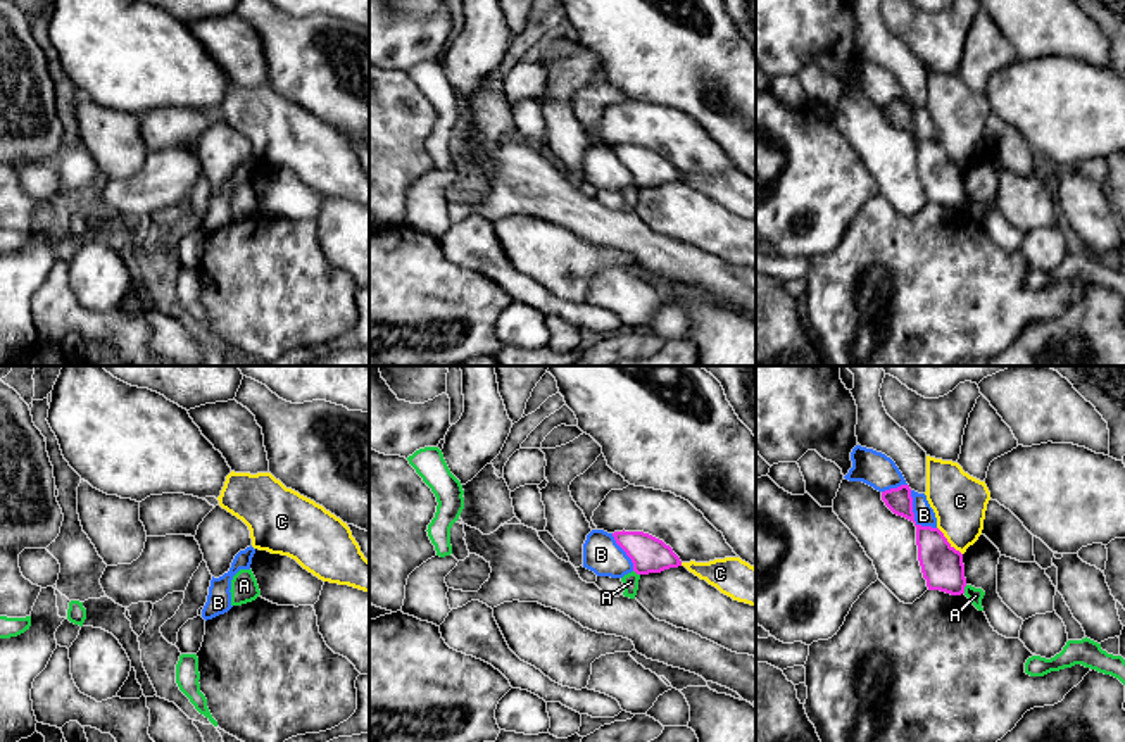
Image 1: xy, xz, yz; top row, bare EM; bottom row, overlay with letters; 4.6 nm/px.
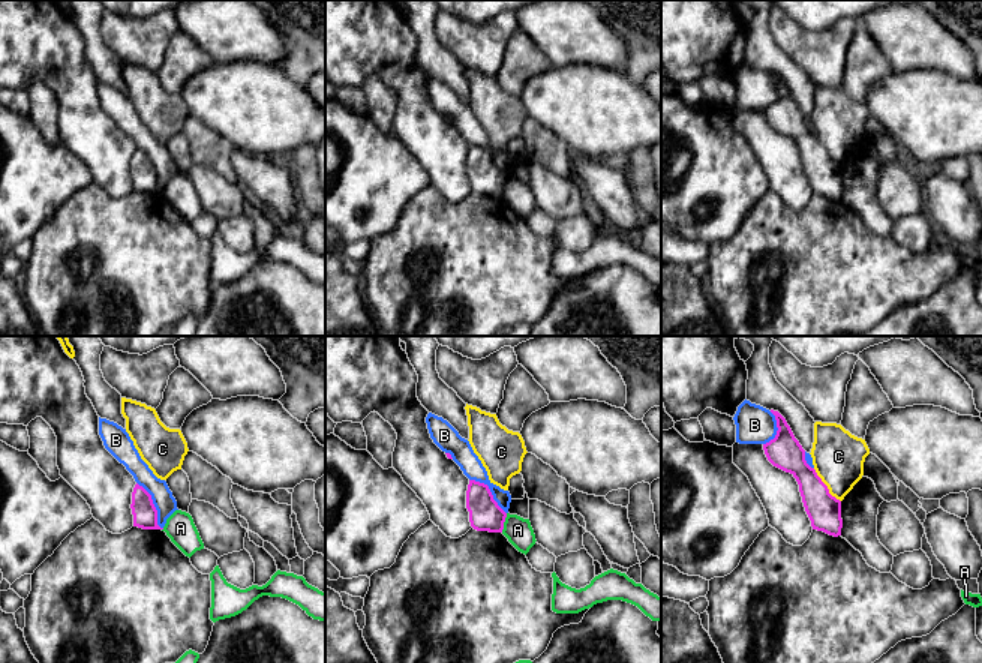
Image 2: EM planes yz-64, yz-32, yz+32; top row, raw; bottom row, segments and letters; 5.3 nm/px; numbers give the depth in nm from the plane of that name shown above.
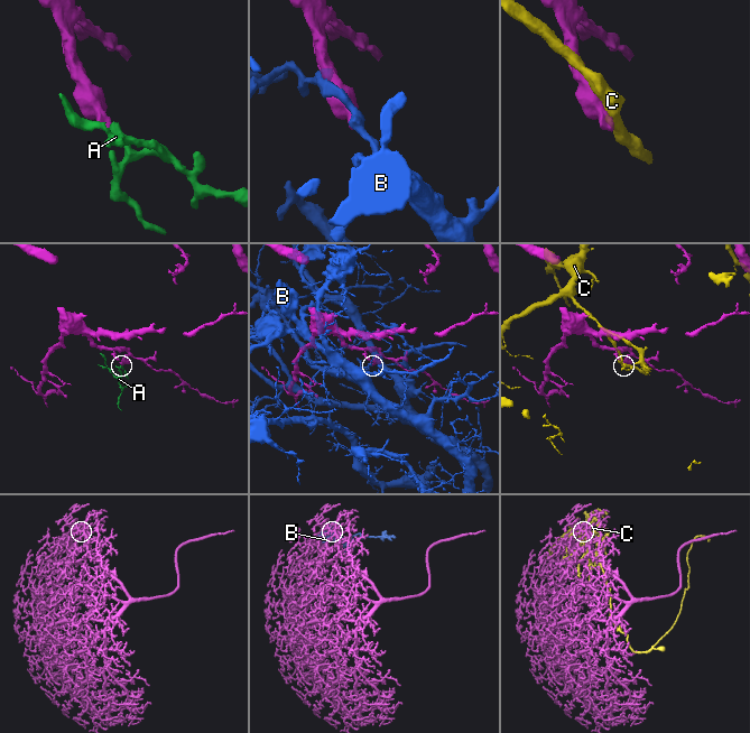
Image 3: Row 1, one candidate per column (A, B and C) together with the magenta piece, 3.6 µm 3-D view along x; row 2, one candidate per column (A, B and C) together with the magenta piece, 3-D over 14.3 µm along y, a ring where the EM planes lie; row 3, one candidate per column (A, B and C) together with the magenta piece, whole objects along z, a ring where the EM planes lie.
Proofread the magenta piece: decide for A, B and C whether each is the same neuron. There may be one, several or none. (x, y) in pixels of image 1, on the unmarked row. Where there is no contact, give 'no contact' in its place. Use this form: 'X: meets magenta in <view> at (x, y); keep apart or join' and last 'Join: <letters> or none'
A: meets magenta in yz at (963, 202); keep apart
B: meets magenta in yz at (913, 130); keep apart
C: meets magenta in yz at (946, 154); keep apart
Join: none

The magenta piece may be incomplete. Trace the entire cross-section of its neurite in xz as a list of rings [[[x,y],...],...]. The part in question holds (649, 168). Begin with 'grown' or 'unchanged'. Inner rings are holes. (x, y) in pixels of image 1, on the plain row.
unchanged; [[[614,145],[616,157],[633,176],[637,188],[661,186],[682,179],[680,171],[663,154],[644,145]]]

